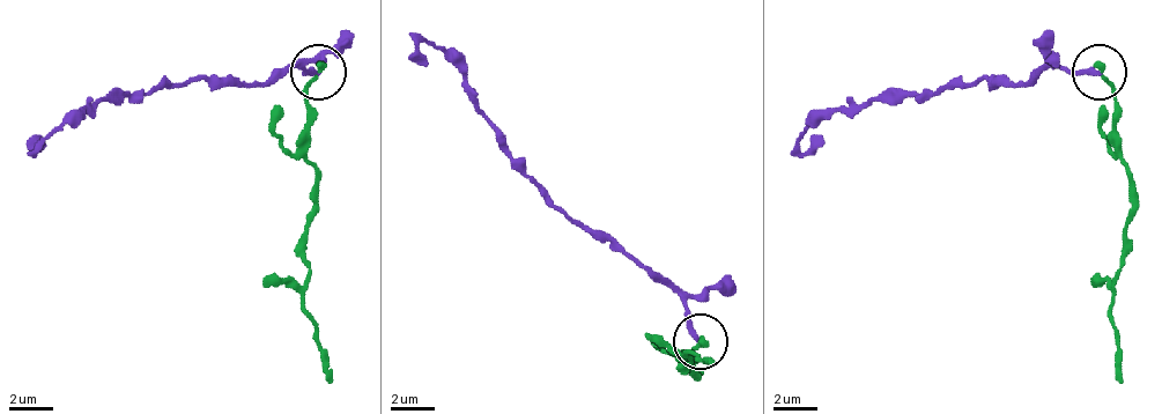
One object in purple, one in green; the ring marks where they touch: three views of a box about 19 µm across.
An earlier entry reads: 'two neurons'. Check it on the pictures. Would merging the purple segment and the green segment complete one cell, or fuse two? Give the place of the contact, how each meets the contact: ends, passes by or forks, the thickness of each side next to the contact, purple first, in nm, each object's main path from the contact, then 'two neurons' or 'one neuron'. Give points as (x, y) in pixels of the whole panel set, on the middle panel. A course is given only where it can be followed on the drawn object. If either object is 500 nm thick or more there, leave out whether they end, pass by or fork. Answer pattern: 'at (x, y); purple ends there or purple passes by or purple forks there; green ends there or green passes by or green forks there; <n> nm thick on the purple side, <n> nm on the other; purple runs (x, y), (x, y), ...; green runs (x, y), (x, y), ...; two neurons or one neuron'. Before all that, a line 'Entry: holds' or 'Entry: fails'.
Entry: holds
at (700, 341); purple ends there; green ends there; 280 nm thick on the purple side, 280 nm on the other; purple runs (698, 342), (676, 293), (540, 189), (457, 68), (424, 41), (419, 57), (424, 68); green runs (698, 342), (688, 359), (698, 370), (688, 353), (715, 364); two neurons

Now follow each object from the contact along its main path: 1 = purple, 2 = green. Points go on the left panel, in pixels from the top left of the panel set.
1: (317, 71), (295, 65), (261, 82), (157, 82), (147, 93), (75, 109), (37, 153), (42, 142)
2: (317, 71), (305, 103), (305, 159), (317, 169), (305, 318), (333, 384)

